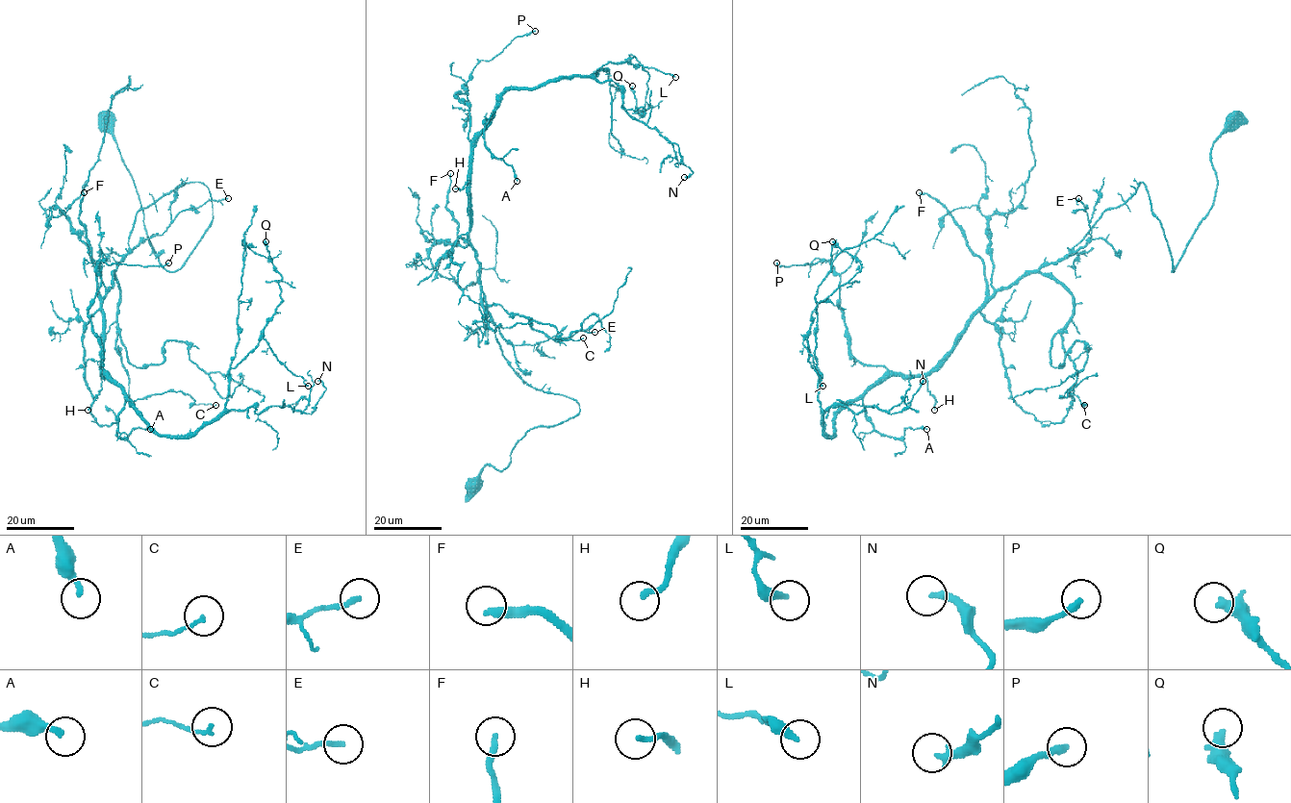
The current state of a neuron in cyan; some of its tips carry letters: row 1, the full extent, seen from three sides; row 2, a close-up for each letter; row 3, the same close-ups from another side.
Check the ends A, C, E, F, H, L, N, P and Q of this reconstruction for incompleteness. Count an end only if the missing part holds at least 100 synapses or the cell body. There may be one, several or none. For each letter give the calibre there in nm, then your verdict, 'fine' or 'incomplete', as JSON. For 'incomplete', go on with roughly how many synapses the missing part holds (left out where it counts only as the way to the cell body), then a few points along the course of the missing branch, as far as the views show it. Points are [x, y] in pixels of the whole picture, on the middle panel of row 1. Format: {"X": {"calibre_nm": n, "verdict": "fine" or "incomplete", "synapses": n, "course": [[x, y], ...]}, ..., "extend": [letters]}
{"A": {"calibre_nm": 200, "verdict": "fine"}, "C": {"calibre_nm": 130, "verdict": "fine"}, "E": {"calibre_nm": 170, "verdict": "fine"}, "F": {"calibre_nm": 260, "verdict": "incomplete", "synapses": 120, "course": [[450, 173], [449, 147], [464, 169], [467, 162], [478, 164], [473, 181], [461, 163], [463, 157], [490, 142]]}, "H": {"calibre_nm": 200, "verdict": "fine"}, "L": {"calibre_nm": 280, "verdict": "fine"}, "N": {"calibre_nm": 280, "verdict": "fine"}, "P": {"calibre_nm": 280, "verdict": "fine"}, "Q": {"calibre_nm": 400, "verdict": "fine"}, "extend": ["F"]}

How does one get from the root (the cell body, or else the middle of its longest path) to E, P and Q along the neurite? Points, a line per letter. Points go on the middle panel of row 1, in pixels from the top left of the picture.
E: (471, 487), (487, 464), (504, 469), (528, 431), (579, 412), (526, 384), (495, 329), (514, 344), (594, 332)
P: (471, 487), (528, 431), (579, 412), (503, 357), (469, 238), (469, 107), (455, 96), (481, 60), (535, 31)
Q: (471, 487), (579, 412), (495, 337), (476, 135), (511, 88), (626, 62), (640, 114), (632, 86)

